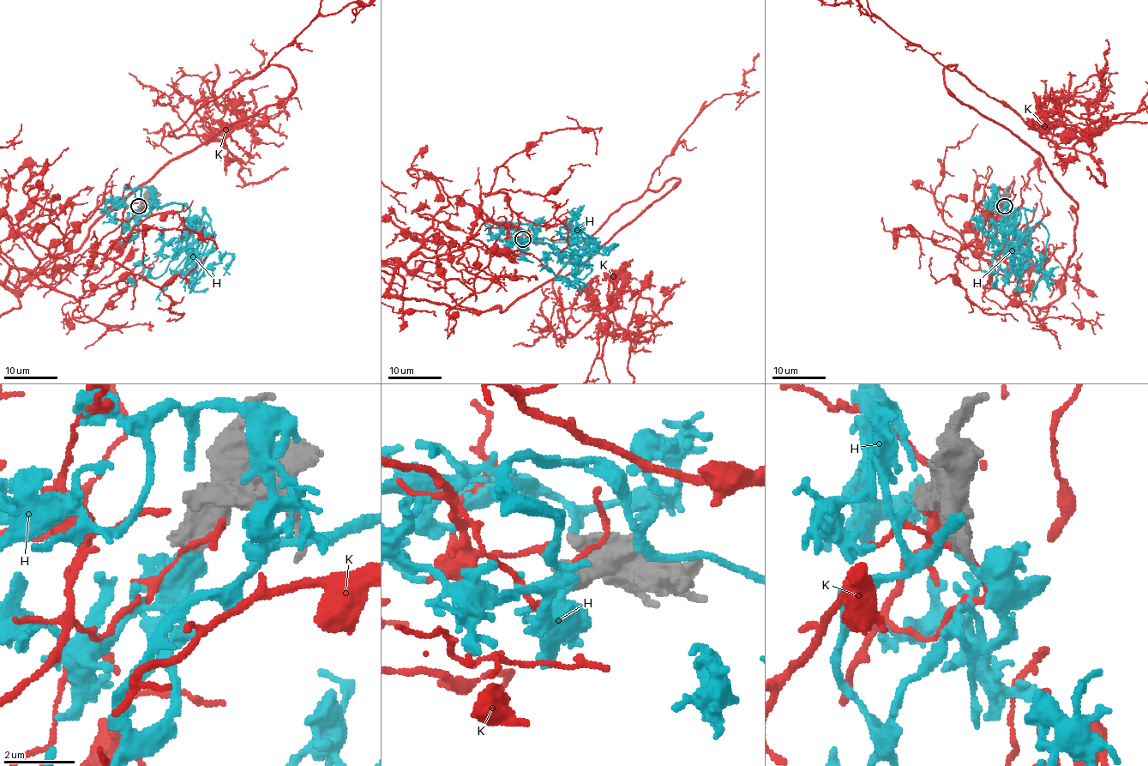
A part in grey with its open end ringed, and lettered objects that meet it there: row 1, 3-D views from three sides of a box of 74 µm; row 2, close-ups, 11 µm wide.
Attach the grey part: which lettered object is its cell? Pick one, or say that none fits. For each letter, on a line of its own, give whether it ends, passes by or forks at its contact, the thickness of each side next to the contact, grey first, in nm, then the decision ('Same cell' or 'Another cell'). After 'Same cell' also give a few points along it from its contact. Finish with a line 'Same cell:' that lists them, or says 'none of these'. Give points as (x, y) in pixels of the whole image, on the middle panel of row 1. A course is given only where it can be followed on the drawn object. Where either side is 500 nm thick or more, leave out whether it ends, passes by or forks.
H: Thickness 650 nm (grey) against 220 nm. Another cell
K: Thickness 650 nm (grey) against 120 nm. Another cell
Same cell: none of these

